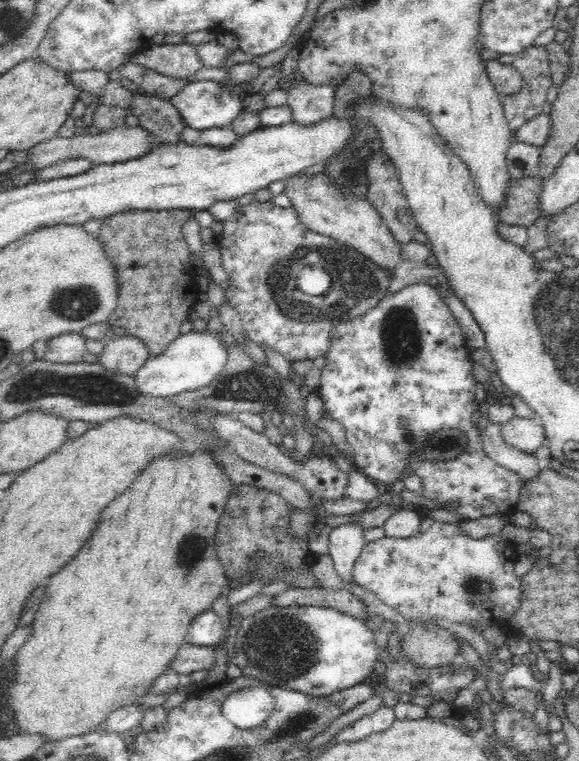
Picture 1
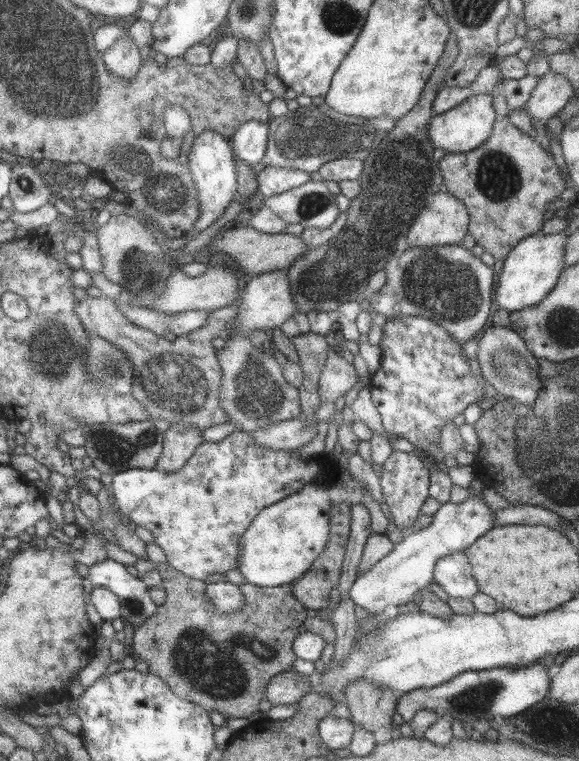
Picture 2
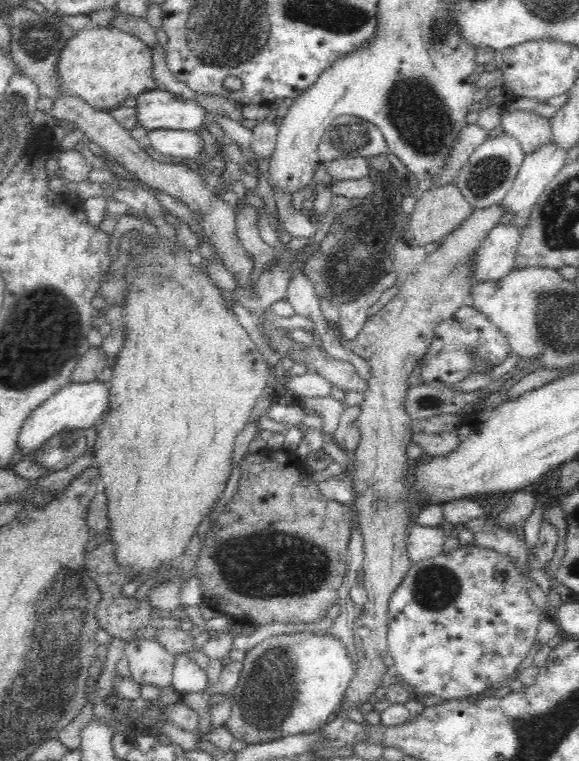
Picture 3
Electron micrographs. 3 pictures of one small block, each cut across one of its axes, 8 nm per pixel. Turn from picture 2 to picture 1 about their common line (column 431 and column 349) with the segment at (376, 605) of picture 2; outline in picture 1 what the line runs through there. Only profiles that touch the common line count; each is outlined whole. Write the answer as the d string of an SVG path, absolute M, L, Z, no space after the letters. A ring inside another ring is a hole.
M352 519L328 530L328 554L335 564L335 570L344 581L350 582L350 571L358 553L367 543L365 528L360 521Z

